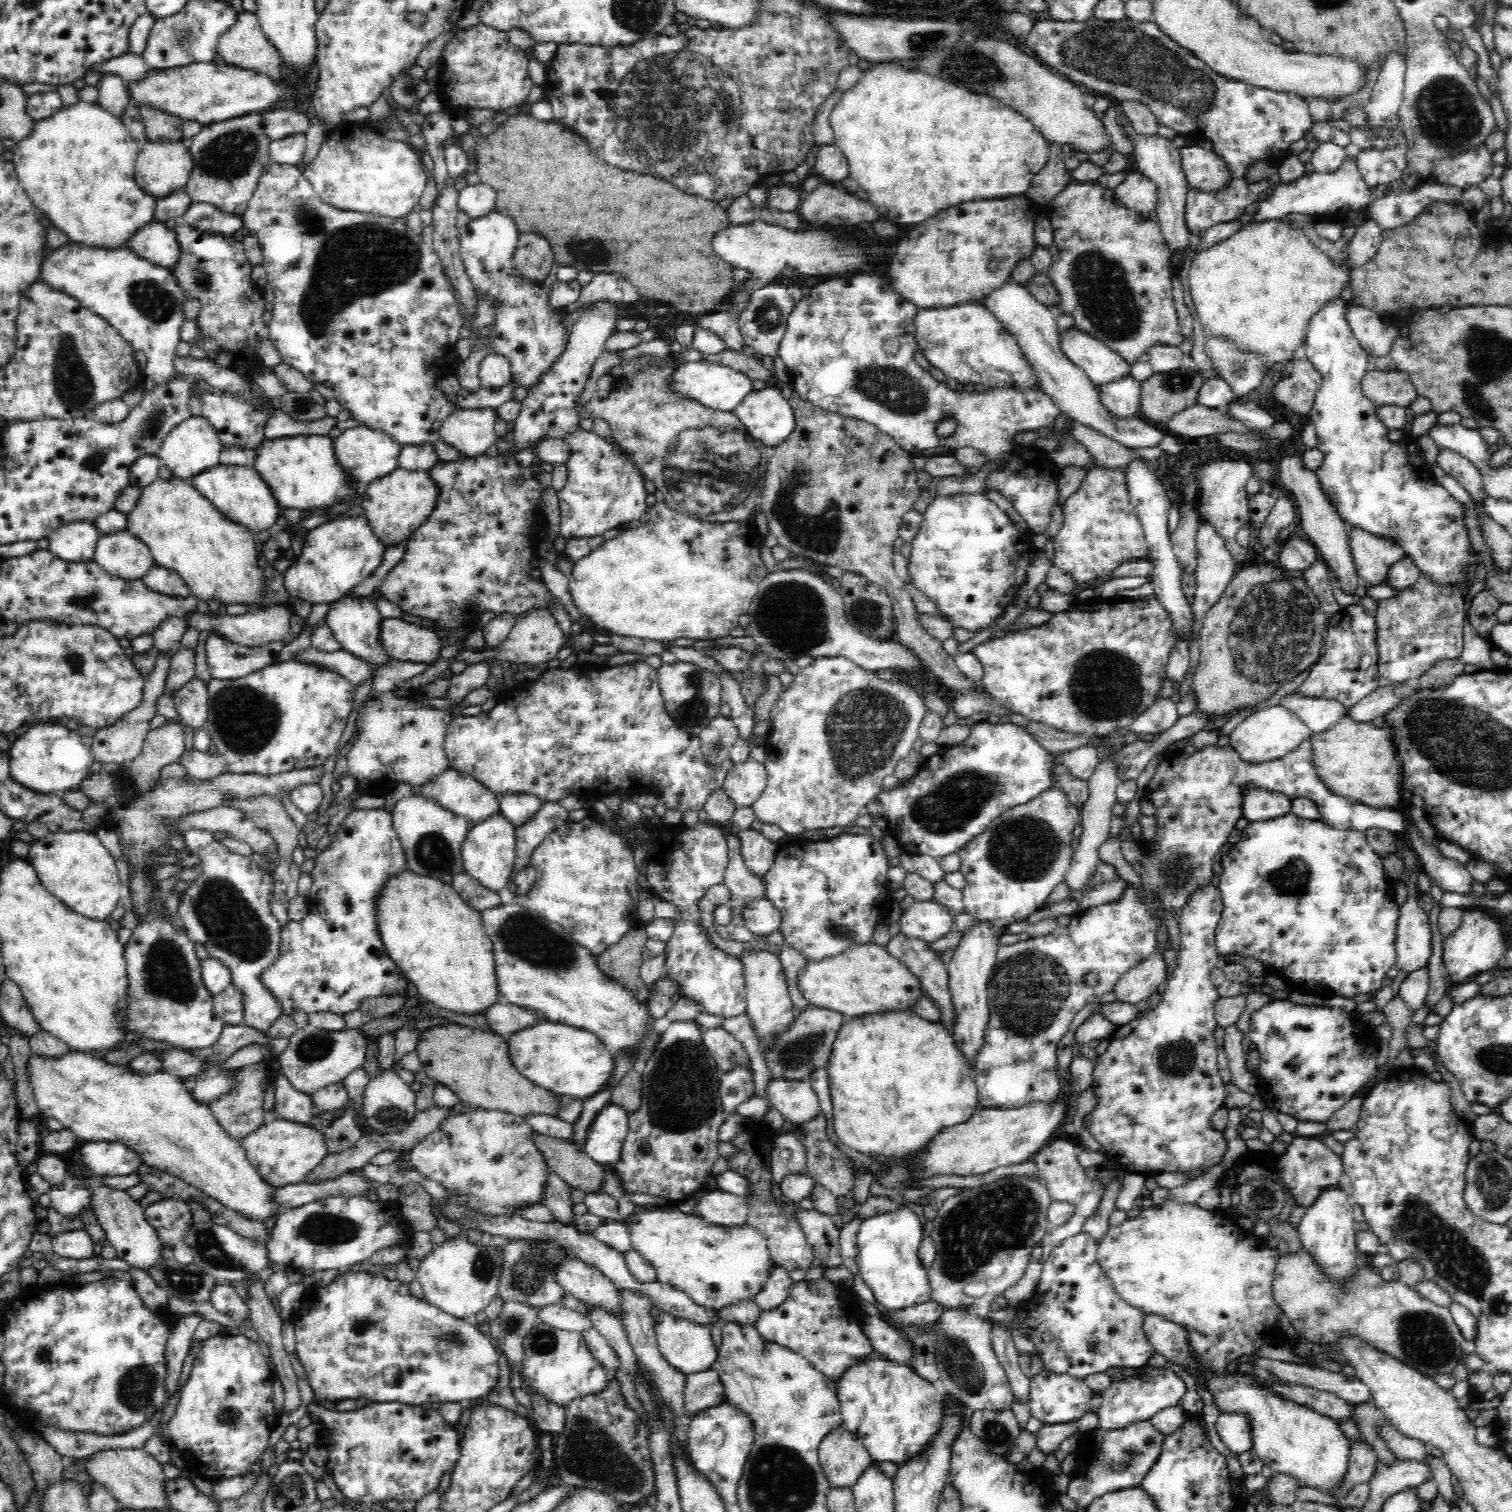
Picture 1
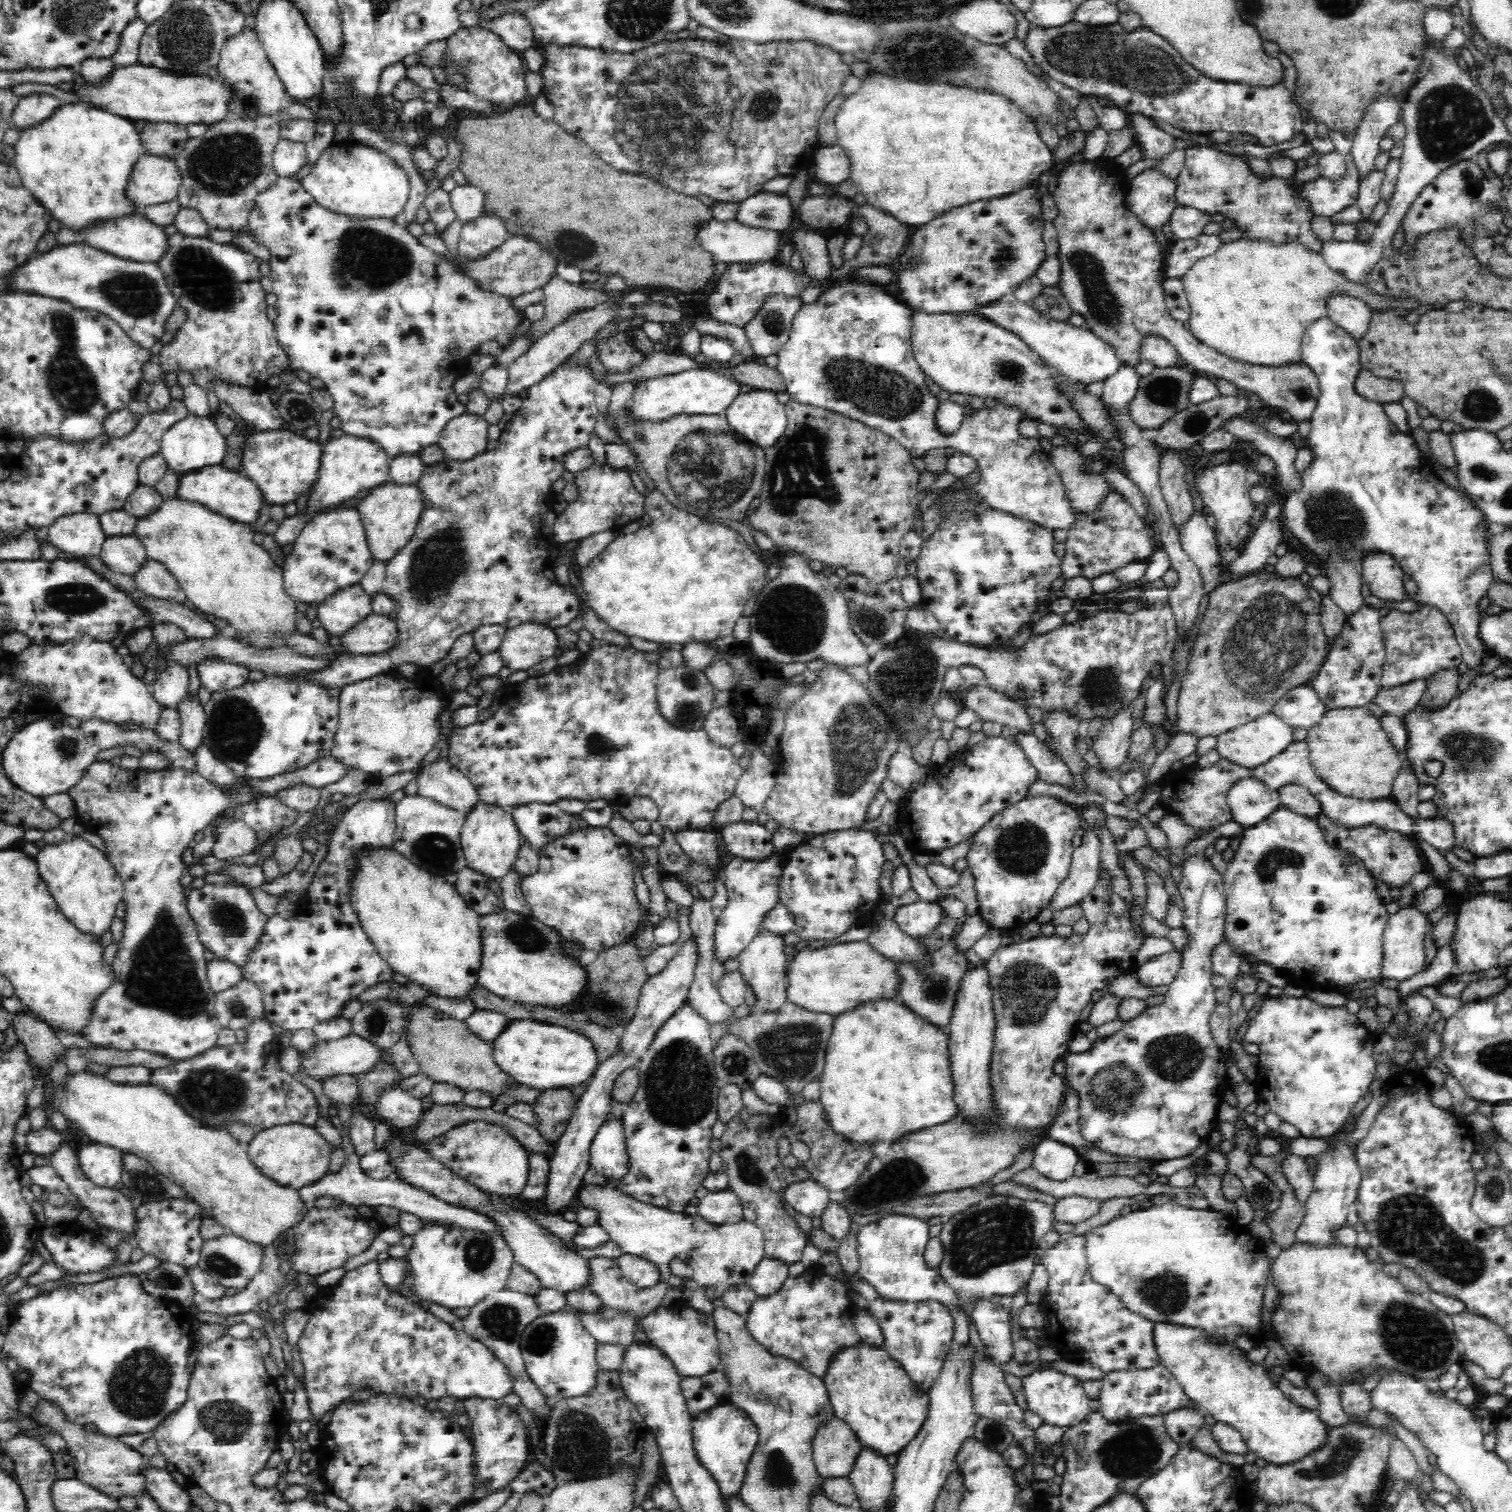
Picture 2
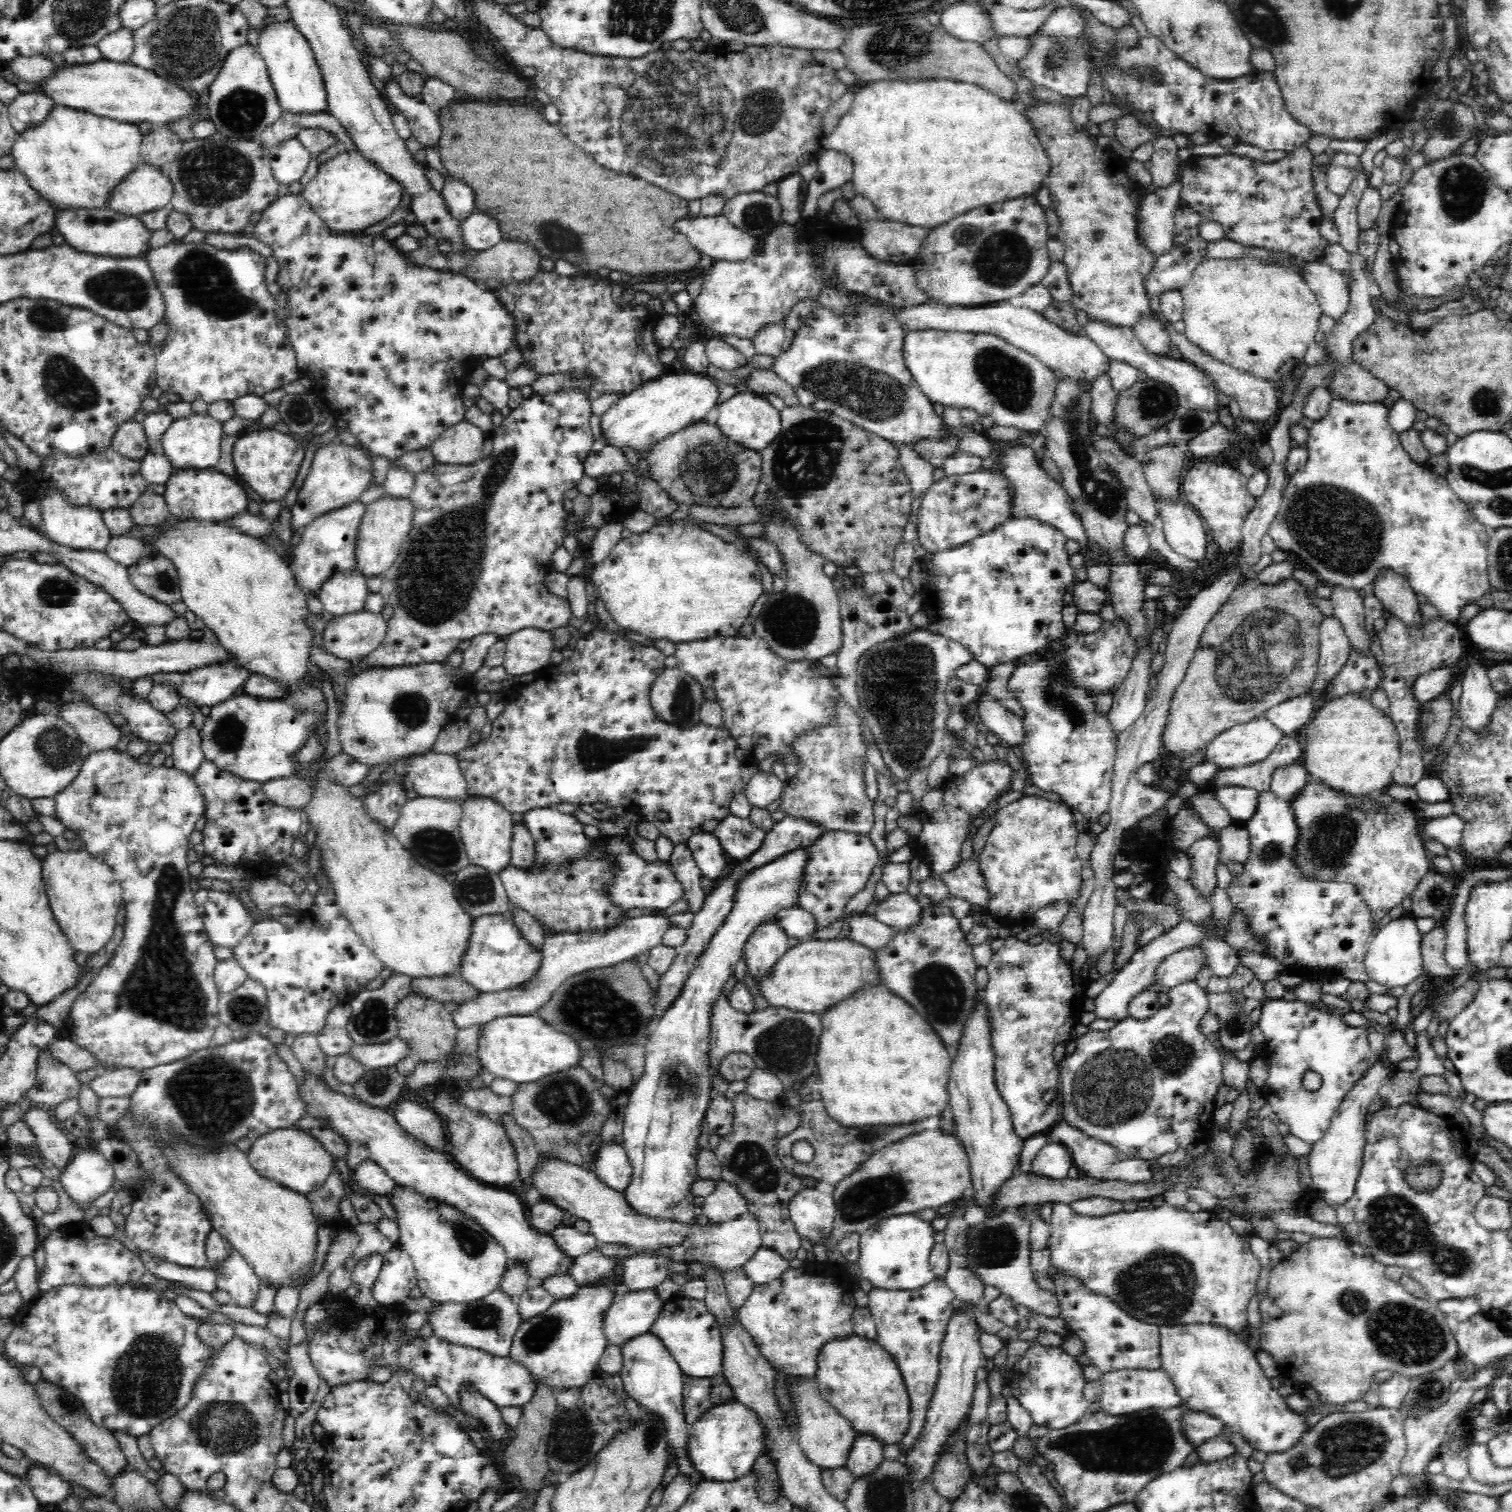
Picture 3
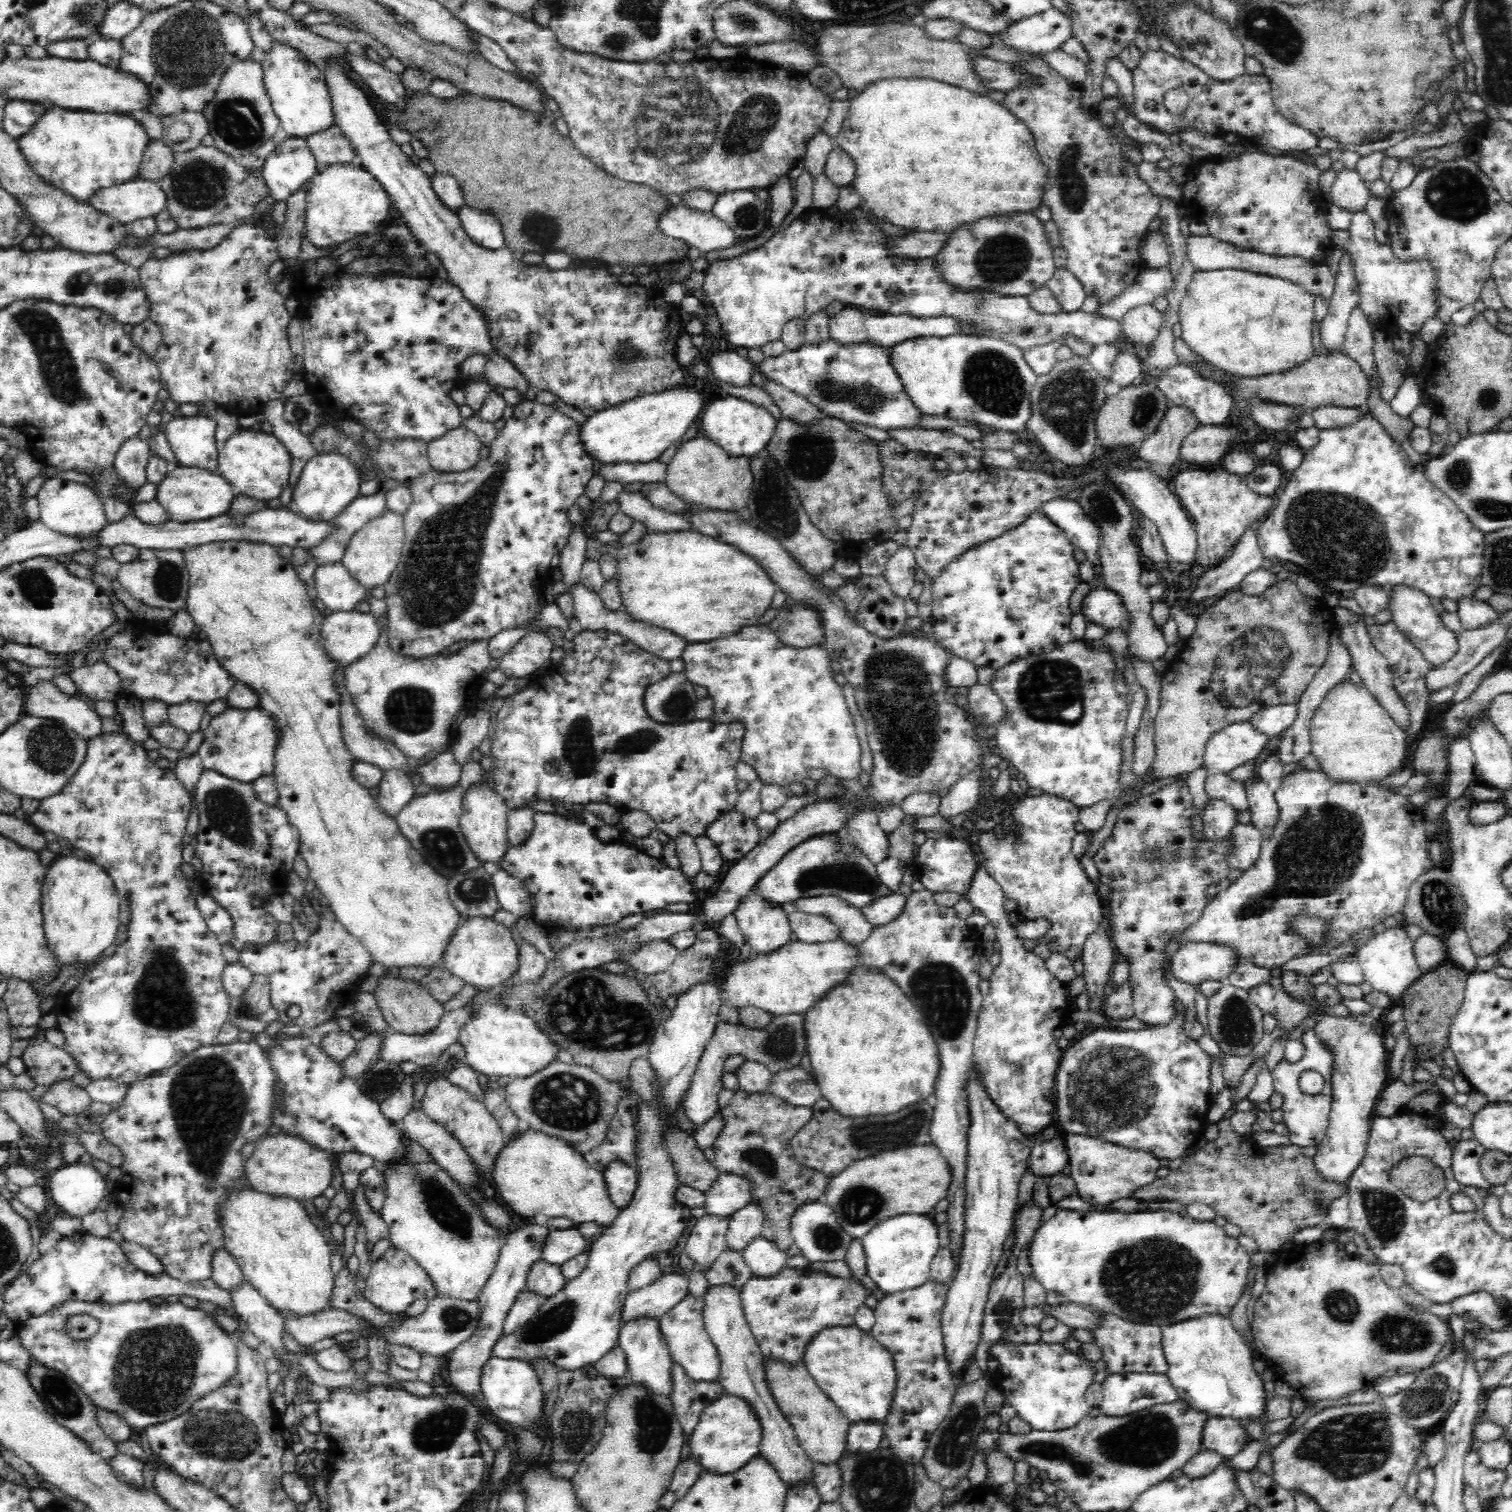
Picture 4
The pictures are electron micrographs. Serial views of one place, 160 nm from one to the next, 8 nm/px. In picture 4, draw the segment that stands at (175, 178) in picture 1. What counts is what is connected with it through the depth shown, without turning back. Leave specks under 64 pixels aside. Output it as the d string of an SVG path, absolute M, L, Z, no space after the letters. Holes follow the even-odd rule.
M136 177L124 184L101 188L85 202L128 226L135 220L160 214L166 207L166 193L158 183Z

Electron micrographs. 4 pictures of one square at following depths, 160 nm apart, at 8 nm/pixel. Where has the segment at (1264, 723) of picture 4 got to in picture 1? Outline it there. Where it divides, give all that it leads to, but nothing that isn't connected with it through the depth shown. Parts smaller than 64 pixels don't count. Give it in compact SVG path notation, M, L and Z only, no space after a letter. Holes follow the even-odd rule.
M1299 690L1286 694L1279 704L1295 713L1298 719L1304 721L1304 725L1308 725L1310 732L1316 734L1328 730L1342 716L1348 714L1346 707L1338 701L1304 696Z

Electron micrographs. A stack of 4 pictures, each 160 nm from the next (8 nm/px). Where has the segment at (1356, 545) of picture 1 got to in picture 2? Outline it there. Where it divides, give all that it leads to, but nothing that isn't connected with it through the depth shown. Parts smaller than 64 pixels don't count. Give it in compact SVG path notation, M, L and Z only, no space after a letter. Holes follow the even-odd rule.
M1380 552L1368 553L1361 560L1361 577L1371 594L1386 602L1402 602L1408 598L1404 590L1404 571L1395 558Z

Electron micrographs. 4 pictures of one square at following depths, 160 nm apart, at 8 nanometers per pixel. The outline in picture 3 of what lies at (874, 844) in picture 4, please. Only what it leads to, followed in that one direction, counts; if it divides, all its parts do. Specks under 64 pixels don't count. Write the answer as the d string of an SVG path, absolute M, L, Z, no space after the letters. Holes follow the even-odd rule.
M840 697L832 724L804 732L796 738L794 752L800 758L800 770L798 776L784 786L780 798L786 815L812 821L826 830L870 835L875 824L875 801L865 794L863 766L867 762L866 748L858 724L860 720L852 714L844 697Z

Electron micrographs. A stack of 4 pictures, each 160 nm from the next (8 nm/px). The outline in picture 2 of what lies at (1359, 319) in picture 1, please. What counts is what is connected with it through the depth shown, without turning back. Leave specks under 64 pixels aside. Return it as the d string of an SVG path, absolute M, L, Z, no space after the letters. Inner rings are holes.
M1333 295L1328 300L1327 317L1356 341L1367 334L1373 314L1362 300L1352 296Z

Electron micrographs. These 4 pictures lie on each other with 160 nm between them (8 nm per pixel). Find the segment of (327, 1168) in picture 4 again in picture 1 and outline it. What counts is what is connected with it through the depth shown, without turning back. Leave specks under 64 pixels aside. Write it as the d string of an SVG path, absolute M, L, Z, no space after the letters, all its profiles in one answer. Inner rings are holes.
M268 1119L260 1128L248 1133L241 1140L249 1163L258 1171L266 1184L280 1188L300 1184L329 1154L323 1133L308 1124L294 1123L284 1119Z

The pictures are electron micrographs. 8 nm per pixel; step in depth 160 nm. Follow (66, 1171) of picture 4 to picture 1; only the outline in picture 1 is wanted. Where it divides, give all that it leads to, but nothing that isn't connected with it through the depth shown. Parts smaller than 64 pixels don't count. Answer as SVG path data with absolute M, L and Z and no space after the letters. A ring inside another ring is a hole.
M87 1141L79 1150L83 1166L94 1177L126 1176L142 1163L140 1155L120 1141Z

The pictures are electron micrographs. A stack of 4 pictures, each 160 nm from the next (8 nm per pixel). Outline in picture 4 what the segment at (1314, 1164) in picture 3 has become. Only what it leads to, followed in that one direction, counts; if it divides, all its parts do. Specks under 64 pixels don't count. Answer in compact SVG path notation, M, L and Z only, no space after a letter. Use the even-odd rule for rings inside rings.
M1279 970L1281 986L1284 992L1292 999L1304 1005L1308 1005L1312 1012L1311 1018L1315 1020L1312 1030L1317 1032L1320 1043L1324 1044L1328 1053L1332 1056L1330 1092L1332 1102L1330 1104L1329 1125L1324 1140L1317 1144L1317 1153L1313 1157L1317 1172L1325 1180L1344 1183L1354 1168L1358 1167L1366 1154L1369 1139L1369 1128L1375 1113L1376 1101L1380 1092L1387 1084L1387 1060L1385 1049L1385 1036L1381 1029L1384 1012L1380 1014L1374 1011L1368 1014L1331 1015L1323 1010L1323 1006L1317 1000L1315 987L1306 975L1293 970Z

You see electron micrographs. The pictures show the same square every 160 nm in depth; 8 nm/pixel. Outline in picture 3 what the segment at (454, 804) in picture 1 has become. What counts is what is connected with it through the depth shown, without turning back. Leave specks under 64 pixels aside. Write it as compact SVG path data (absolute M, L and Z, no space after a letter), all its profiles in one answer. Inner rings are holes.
M428 751L406 761L406 774L420 797L436 797L464 802L467 797L465 777L455 756Z

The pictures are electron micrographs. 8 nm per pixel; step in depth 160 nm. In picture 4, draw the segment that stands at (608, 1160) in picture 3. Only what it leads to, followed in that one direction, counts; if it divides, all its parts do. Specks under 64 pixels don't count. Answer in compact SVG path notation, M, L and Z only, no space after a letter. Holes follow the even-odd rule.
M612 1161L603 1172L608 1197L618 1209L627 1207L637 1187L638 1171L622 1161Z

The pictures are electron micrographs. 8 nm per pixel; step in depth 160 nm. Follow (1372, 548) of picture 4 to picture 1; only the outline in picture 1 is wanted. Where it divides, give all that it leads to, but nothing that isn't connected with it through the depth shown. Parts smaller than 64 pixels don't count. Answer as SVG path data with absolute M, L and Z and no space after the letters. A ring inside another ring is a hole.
M1342 299L1325 304L1320 312L1312 316L1305 333L1306 359L1322 377L1309 413L1310 424L1314 425L1318 440L1316 449L1322 453L1322 460L1314 470L1320 490L1334 505L1348 531L1358 527L1380 536L1380 539L1395 540L1403 548L1405 557L1412 559L1420 574L1428 576L1436 585L1456 587L1465 596L1480 564L1469 539L1464 514L1466 506L1441 487L1436 479L1428 476L1426 462L1420 456L1415 442L1400 444L1388 439L1389 430L1378 419L1379 407L1366 398L1361 389L1361 380L1369 369L1368 354L1351 332L1345 318L1347 312L1348 302Z

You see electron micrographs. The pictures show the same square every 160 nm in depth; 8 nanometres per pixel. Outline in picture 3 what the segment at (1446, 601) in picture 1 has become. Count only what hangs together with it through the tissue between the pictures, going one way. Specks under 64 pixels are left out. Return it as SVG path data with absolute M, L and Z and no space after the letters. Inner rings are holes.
M1388 616L1385 626L1379 632L1379 638L1384 651L1383 688L1386 691L1389 708L1388 713L1399 732L1401 758L1394 770L1392 783L1402 786L1413 786L1426 777L1423 750L1420 746L1421 736L1419 716L1420 703L1413 695L1414 683L1418 676L1425 672L1457 664L1465 652L1465 637L1455 624L1442 619L1426 618L1420 629L1408 627L1400 619Z

